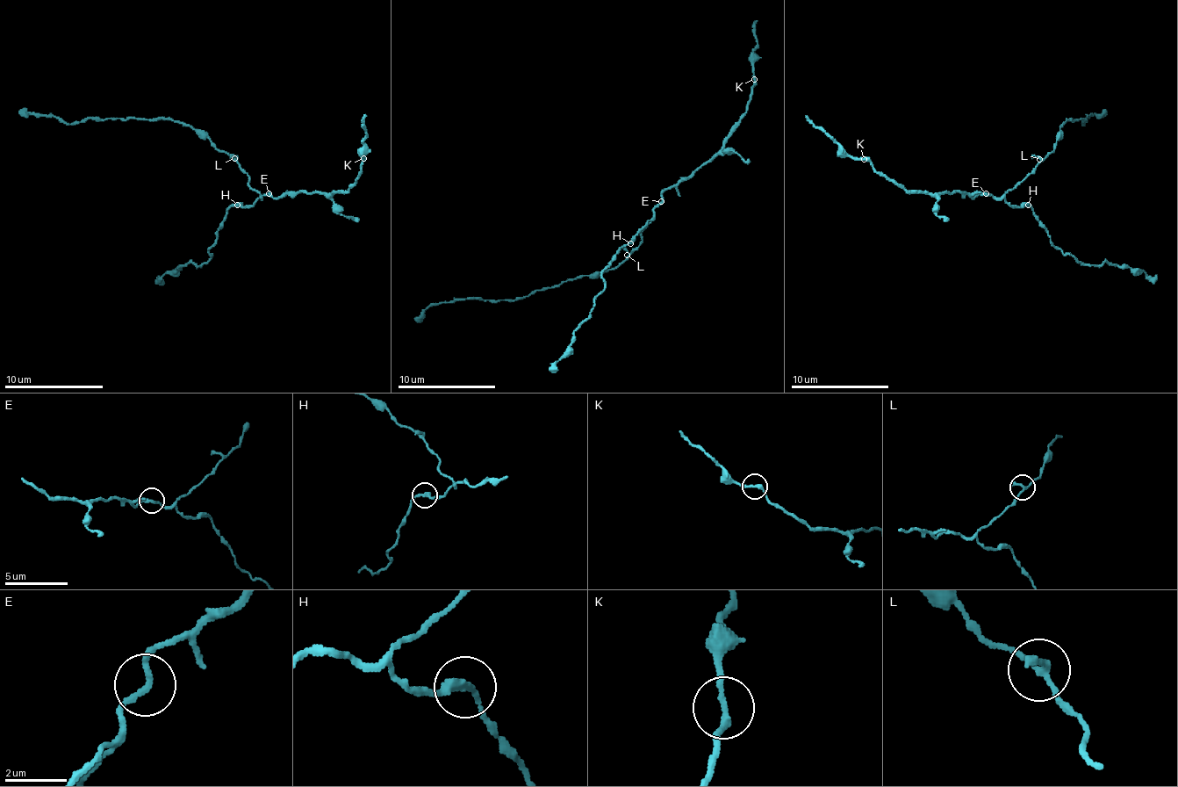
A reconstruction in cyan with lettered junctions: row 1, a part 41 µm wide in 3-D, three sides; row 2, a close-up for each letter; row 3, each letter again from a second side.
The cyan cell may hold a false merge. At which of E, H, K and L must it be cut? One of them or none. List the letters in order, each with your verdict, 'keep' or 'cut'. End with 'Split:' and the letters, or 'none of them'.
E: keep
H: keep
K: keep
L: keep
Split: none of them

